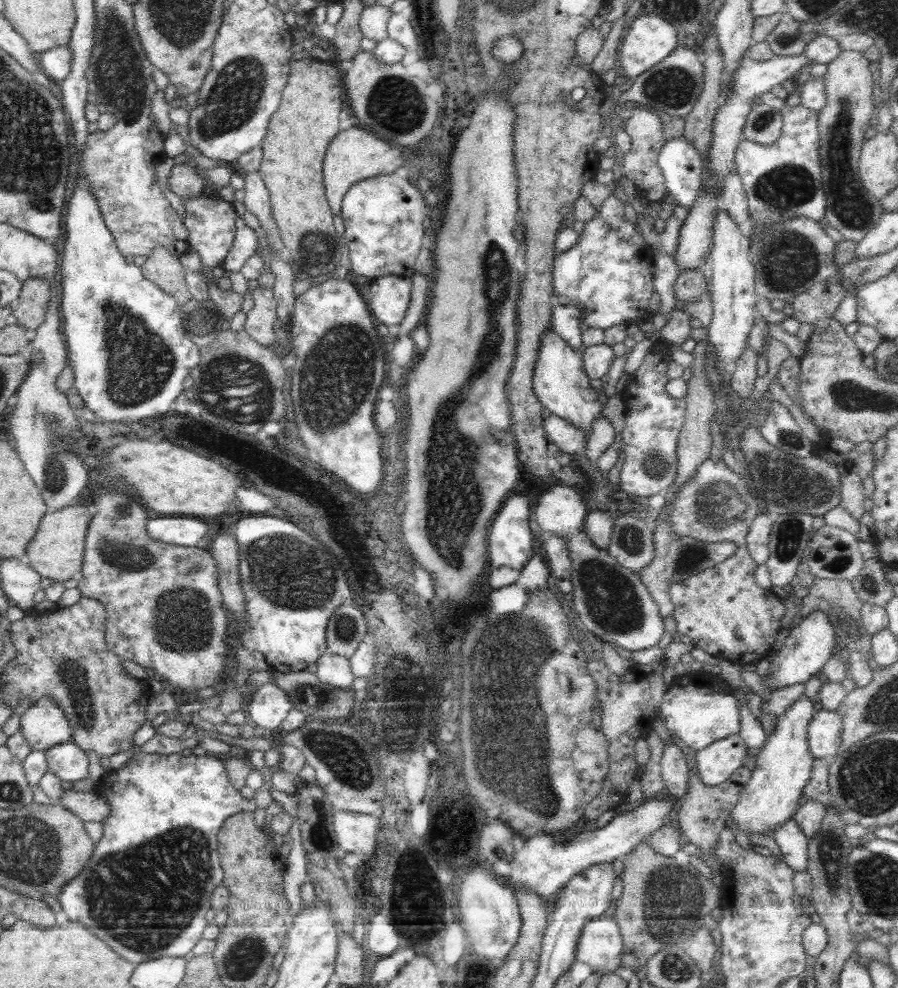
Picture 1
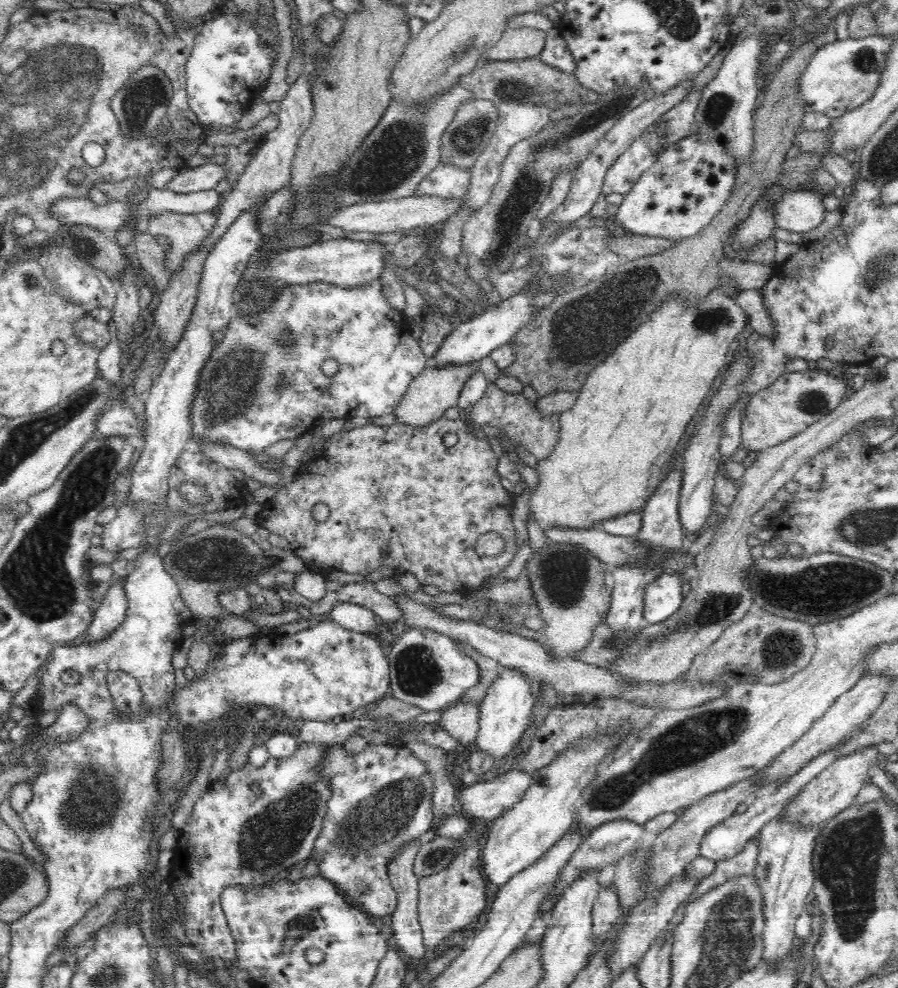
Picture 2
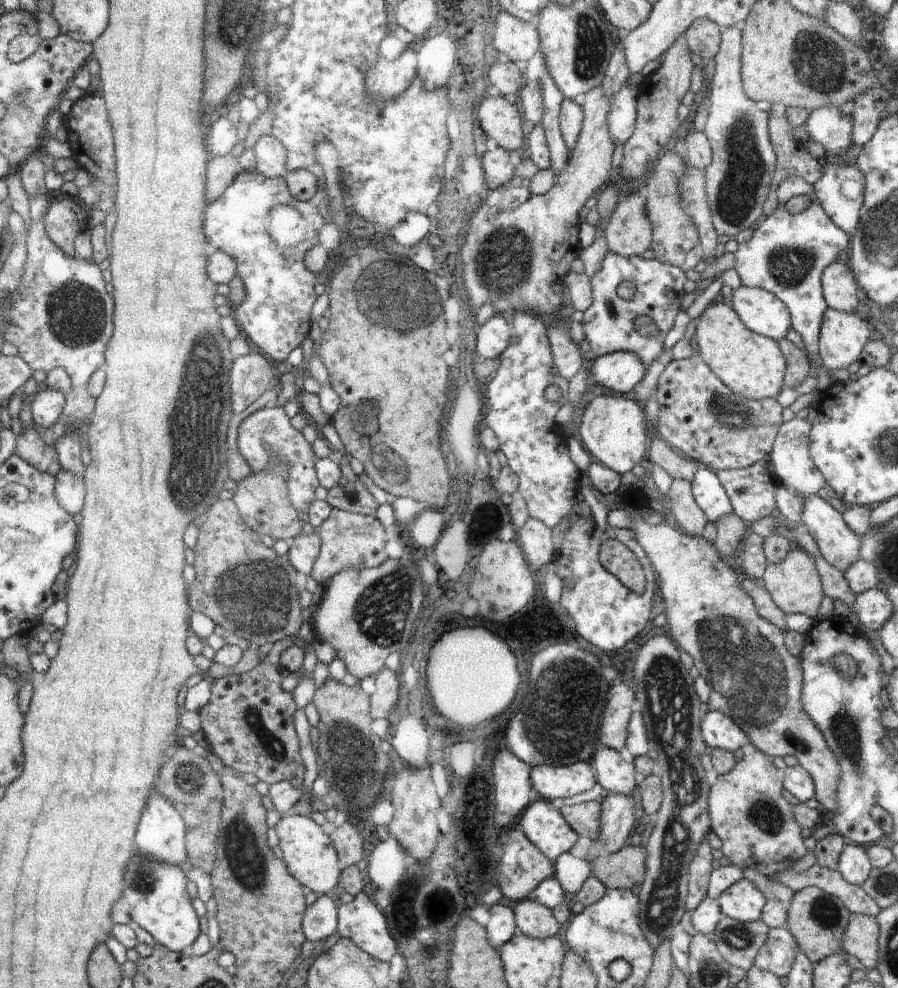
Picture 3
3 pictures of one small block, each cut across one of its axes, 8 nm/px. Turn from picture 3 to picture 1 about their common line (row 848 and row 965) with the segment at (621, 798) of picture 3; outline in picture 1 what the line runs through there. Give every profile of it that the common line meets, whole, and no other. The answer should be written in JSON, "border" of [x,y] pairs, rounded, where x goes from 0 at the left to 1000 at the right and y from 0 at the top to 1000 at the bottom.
{"border":[[[678,925],[655,932],[647,941],[641,960],[641,972],[653,975],[664,984],[688,984],[693,976],[695,957],[687,933]]]}

